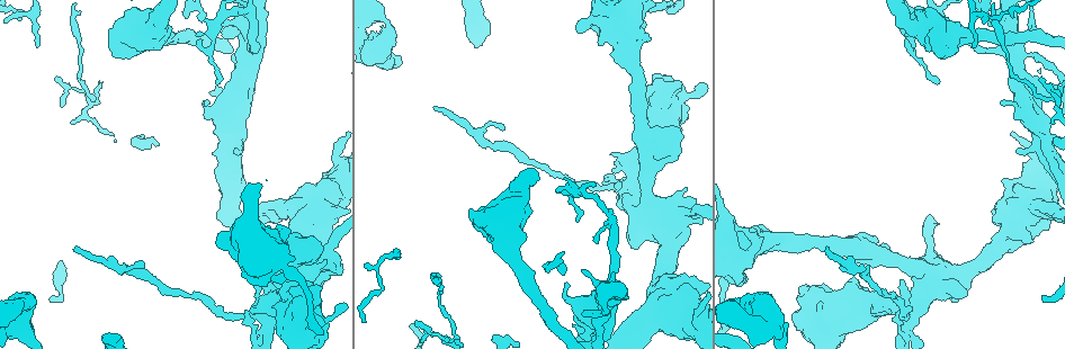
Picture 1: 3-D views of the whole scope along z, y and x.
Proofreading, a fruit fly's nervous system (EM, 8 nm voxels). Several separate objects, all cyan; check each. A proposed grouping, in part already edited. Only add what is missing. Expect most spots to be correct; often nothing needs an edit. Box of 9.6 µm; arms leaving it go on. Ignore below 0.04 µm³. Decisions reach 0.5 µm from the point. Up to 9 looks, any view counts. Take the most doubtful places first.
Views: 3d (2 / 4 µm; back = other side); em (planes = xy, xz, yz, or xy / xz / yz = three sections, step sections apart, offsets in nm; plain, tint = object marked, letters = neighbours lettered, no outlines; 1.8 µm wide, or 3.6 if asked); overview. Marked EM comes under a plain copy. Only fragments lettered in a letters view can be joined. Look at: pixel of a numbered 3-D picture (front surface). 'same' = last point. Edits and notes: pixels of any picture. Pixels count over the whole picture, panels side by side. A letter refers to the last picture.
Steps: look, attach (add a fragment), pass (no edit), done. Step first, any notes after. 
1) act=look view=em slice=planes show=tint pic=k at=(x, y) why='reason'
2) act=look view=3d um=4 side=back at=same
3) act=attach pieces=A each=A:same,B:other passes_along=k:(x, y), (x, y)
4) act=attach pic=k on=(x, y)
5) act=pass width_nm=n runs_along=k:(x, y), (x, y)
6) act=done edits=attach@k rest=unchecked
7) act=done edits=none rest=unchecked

act=look view=3d um=4 pic=1 at=(1043, 153) why='an open end'

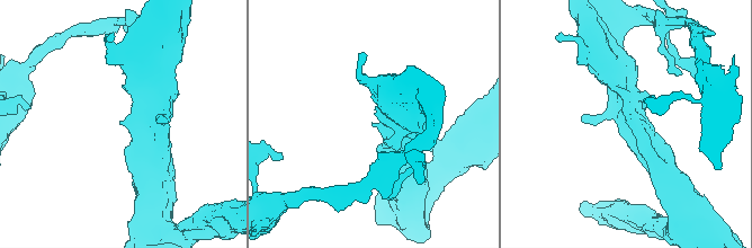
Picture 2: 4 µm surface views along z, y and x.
act=look view=em slice=xy step=4 show=letters pic=2 at=(371, 122)

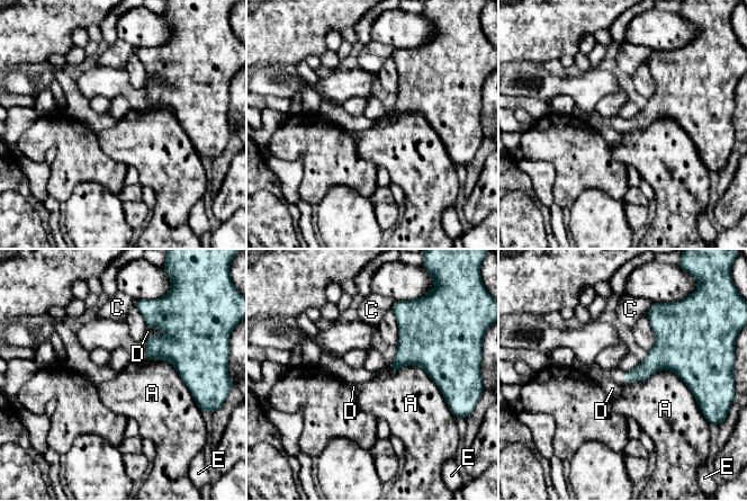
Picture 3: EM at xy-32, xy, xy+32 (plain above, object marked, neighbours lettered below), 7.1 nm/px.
act=look view=em slice=xz step=4 show=letters at=same why='cut it another way'

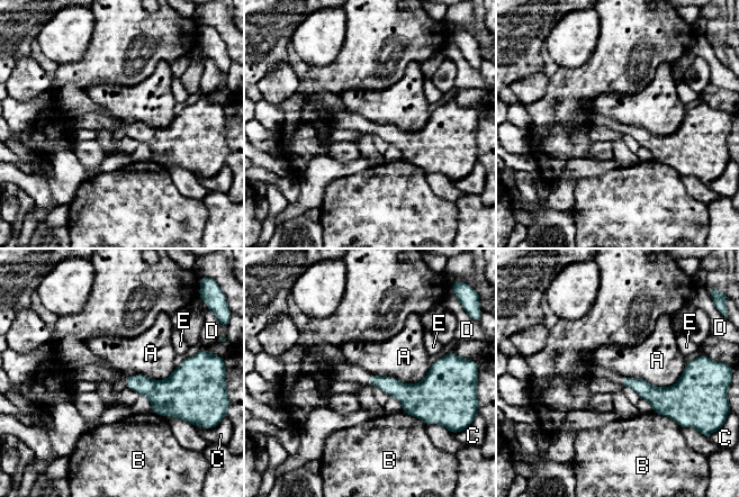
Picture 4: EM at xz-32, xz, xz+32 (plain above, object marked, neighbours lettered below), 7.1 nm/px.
act=pass each=A:other,B:other,C:other,D:other,E:other border=4:(686, 362), (670, 386), (622, 376) found='no lettered fragment goes on from it'

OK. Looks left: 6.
act=look view=em slice=planes show=tint pic=1 at=(1056, 88) why='touches itself'

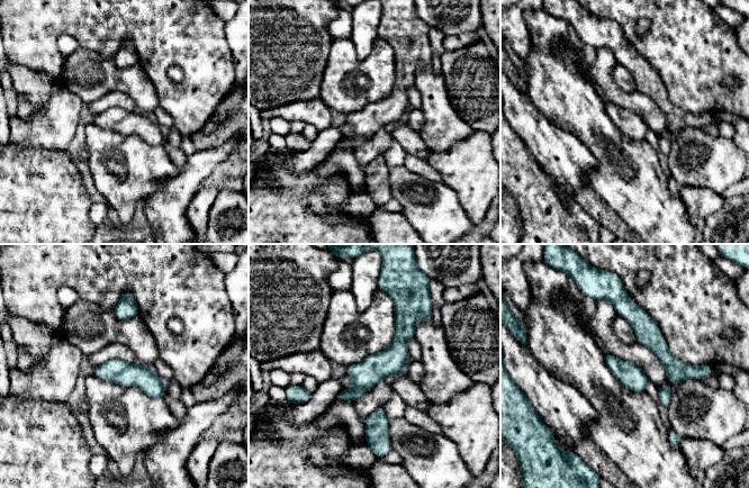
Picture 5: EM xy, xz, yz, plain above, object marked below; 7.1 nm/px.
act=look view=em slice=planes show=letters at=same why='see the neighbours'

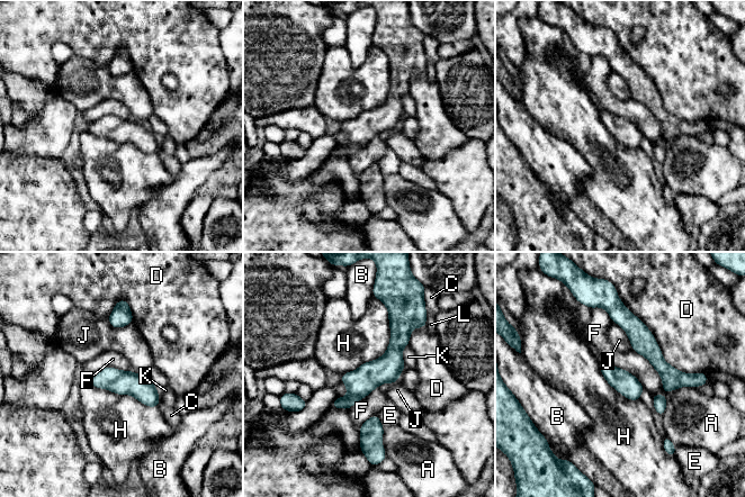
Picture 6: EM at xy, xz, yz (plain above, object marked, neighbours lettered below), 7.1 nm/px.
act=pass width_nm=160 each=A:other,B:other,C:other,D:other,E:other,F:other,H:other,J:other,K:other,L:other runs_along=6:(393, 315), (393, 354), (334, 405) found='none of them fits'

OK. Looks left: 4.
act=look view=3d um=4 pic=1 at=(325, 259) why='stops while still wide'

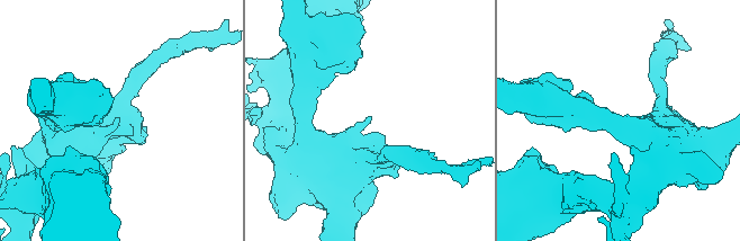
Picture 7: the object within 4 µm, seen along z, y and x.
act=look view=em slice=xz step=4 show=tint pic=7 at=(115, 117) why='now the EM'

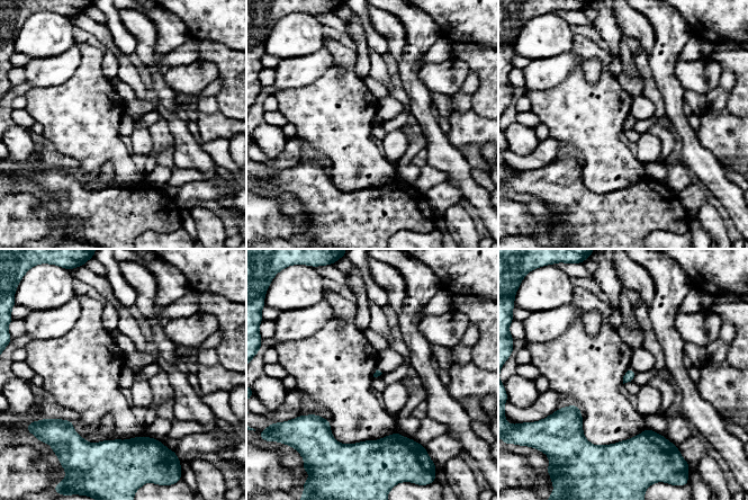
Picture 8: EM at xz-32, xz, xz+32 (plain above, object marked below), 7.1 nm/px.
act=look view=em slice=planes show=letters at=same

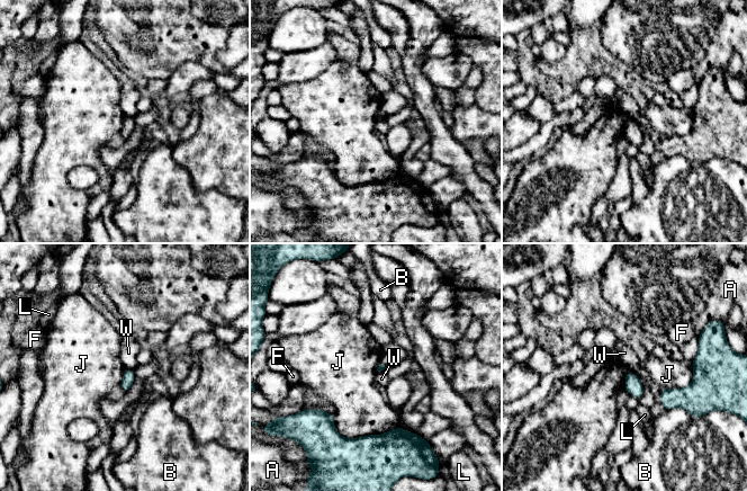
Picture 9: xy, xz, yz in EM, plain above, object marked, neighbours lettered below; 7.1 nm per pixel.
act=pass each=A:other,B:other,F:other,J:other,L:other,W:other border=9:(332, 414), (348, 438), (399, 426) found='no lettered fragment goes on from it'

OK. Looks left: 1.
act=done edits=none rest=unchecked

